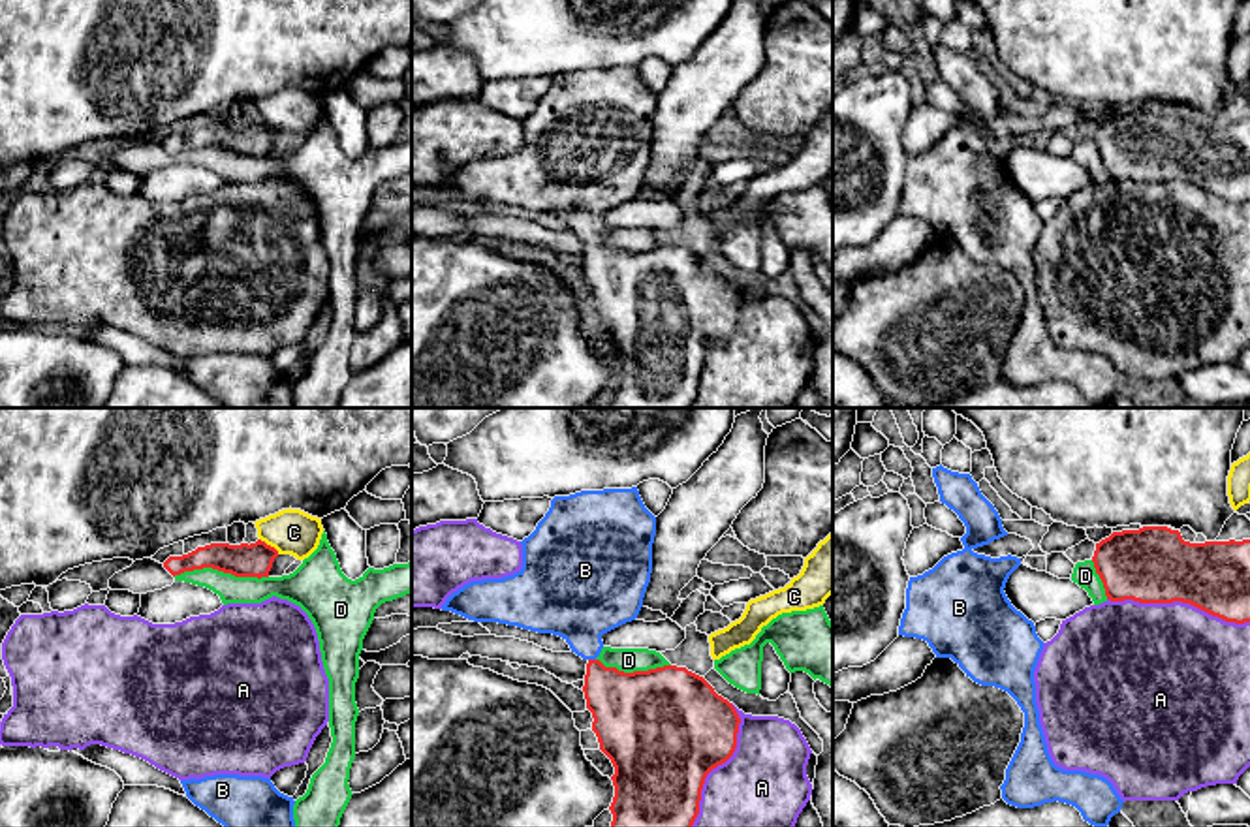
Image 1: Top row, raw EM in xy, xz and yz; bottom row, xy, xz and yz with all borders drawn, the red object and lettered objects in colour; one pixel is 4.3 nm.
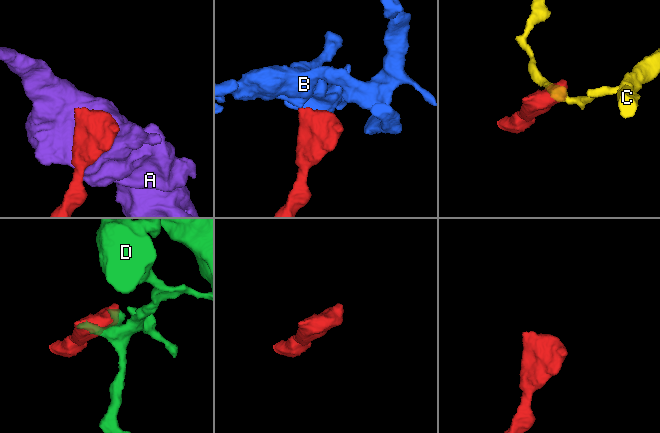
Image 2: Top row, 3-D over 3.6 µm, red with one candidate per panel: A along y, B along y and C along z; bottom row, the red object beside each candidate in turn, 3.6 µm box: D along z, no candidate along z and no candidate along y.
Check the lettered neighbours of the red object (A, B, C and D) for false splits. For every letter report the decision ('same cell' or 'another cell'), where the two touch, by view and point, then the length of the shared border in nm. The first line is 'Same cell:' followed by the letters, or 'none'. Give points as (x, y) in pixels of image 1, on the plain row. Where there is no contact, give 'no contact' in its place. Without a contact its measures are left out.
Same cell: B
A: another cell; contact yz (1179, 179); length 600 nm
B: same cell; contact xz (593, 239); length 30 nm
C: another cell; contact xy (269, 124); length 110 nm
D: another cell; contact xy (220, 149); length 400 nm

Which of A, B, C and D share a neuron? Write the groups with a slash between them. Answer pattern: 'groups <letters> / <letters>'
groups A / B / C / D

